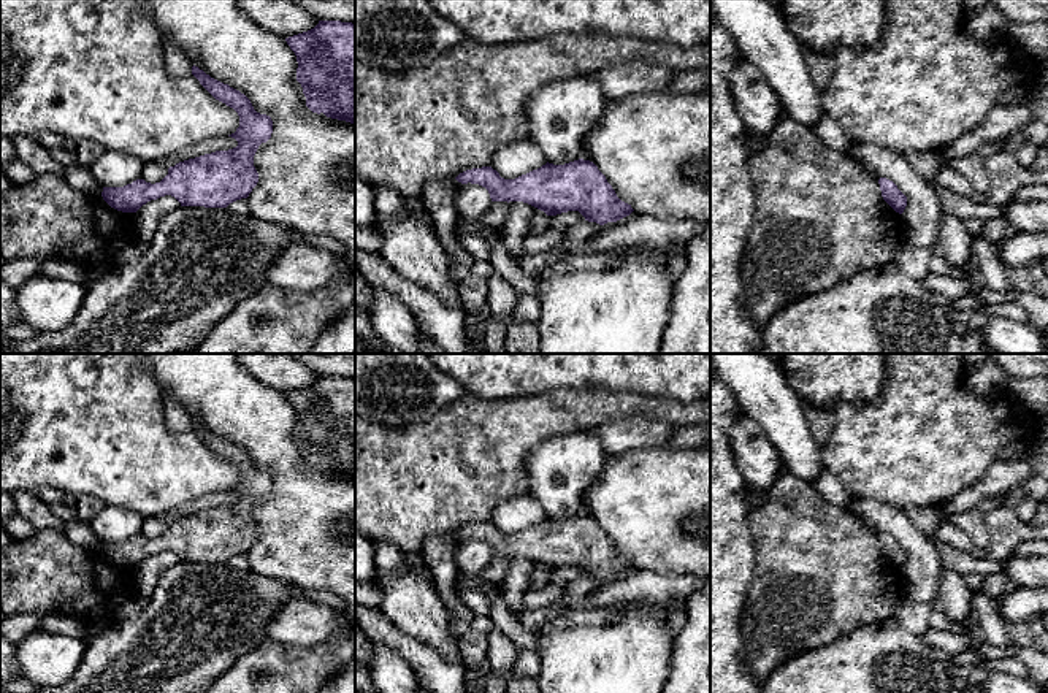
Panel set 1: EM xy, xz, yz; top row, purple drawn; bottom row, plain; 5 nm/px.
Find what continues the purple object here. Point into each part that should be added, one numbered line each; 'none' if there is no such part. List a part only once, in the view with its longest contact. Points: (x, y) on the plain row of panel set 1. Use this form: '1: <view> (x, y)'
none

